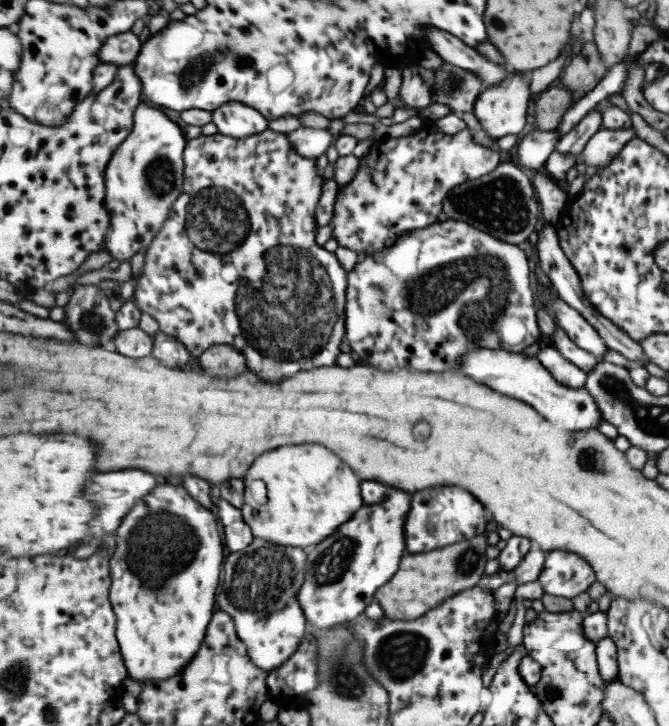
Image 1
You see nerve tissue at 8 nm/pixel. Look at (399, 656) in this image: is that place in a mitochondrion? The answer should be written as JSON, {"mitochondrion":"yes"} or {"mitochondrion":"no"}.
{"mitochondrion":"yes"}

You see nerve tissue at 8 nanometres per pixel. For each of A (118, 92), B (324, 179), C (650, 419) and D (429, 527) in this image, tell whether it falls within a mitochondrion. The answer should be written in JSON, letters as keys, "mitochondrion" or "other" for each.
{"A":"other","B":"other","C":"mitochondrion","D":"mitochondrion"}

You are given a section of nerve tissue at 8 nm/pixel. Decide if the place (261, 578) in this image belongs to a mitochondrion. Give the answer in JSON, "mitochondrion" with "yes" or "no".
{"mitochondrion":"yes"}

